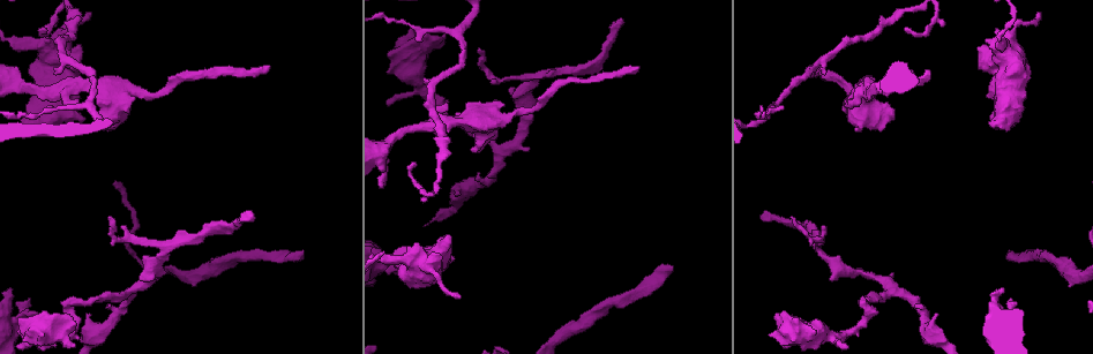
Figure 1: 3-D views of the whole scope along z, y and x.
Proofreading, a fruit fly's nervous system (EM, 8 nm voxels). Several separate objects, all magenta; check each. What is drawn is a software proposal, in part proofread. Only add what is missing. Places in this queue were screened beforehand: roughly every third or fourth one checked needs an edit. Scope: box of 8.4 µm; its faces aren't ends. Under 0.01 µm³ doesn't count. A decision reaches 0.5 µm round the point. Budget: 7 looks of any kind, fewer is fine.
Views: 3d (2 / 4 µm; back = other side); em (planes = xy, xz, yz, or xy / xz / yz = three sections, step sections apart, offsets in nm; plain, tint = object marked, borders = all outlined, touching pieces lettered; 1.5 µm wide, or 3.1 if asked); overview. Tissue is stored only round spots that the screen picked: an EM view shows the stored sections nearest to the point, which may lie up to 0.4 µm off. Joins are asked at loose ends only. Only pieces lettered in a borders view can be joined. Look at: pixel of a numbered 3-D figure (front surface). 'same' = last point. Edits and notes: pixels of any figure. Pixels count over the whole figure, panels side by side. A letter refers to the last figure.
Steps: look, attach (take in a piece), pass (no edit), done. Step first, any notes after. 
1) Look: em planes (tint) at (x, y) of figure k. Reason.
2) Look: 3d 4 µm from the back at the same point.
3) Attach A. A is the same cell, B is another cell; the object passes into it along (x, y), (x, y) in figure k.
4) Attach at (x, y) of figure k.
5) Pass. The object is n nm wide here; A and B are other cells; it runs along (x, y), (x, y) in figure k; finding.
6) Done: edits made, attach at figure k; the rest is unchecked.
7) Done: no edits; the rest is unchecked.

Look: em yz step 8 (borders) at (999, 30) of figure 1. Stops while still wide.

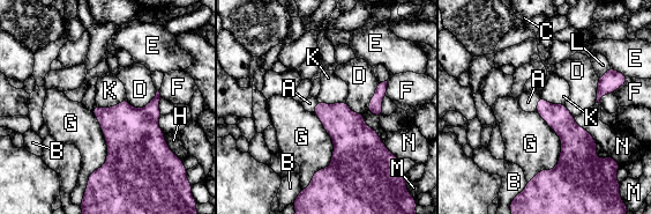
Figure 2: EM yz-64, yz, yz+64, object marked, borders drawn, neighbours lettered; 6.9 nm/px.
Look: em planes (borders) at the same point. Another direction.

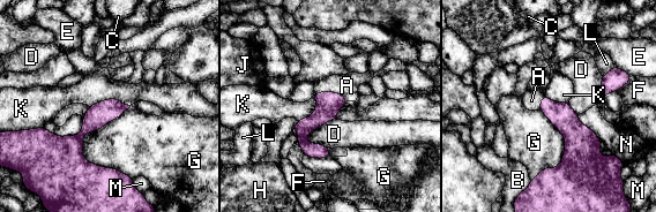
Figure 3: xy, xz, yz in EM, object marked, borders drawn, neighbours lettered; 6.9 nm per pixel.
Attach A. A is the same cell, B, C, D, E, F, G, H, J, K, L, M and N are other cells; the object passes into it along (328, 104), (332, 92), (347, 85) in figure 3; the cell continues.

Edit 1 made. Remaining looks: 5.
Look: overview. See it whole again.

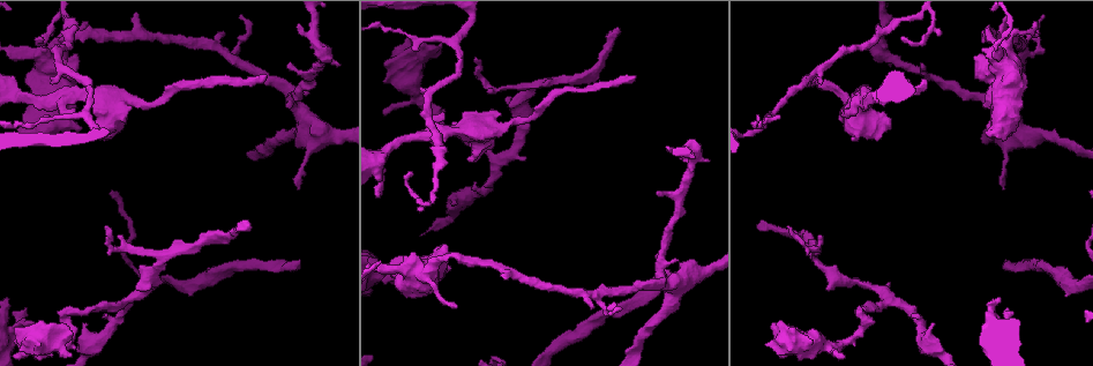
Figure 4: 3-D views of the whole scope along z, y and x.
Look: em planes (tint) at (260, 76) of figure 4. End of a long branch.

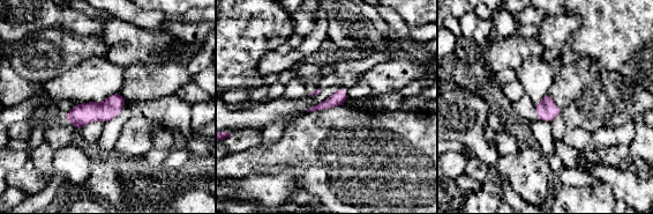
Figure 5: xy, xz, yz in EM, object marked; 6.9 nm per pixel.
Look: em planes (borders) at the same point.

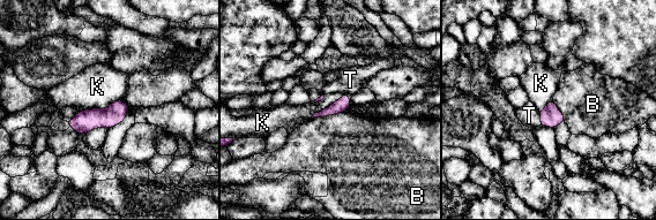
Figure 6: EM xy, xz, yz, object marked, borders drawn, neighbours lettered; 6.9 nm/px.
Attach T. The object is 100 nm wide here; T is the same cell, B and K are other cells; the object passes into it along (551, 116), (541, 119), (529, 115) in figure 6; it goes on there.

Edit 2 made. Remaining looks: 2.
Done: edits made, attach at figure 3, attach at figure 6; the rest is unchecked.

